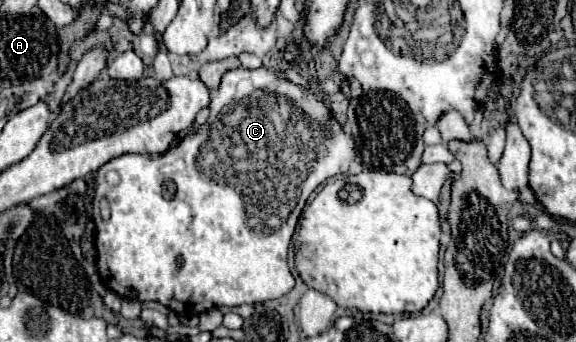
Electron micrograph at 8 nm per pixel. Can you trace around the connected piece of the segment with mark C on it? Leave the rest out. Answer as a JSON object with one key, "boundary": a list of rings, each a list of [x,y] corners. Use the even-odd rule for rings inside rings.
{"boundary":[[[243,67],[227,71],[221,79],[221,85],[213,93],[211,115],[209,115],[207,123],[201,125],[193,135],[189,133],[175,147],[170,147],[164,154],[155,155],[155,157],[151,157],[151,155],[121,155],[121,157],[115,157],[95,173],[99,185],[97,185],[97,191],[93,195],[93,219],[95,219],[95,227],[97,227],[95,247],[97,247],[99,275],[121,297],[135,299],[135,301],[157,301],[178,315],[193,315],[193,313],[185,313],[189,307],[195,309],[195,315],[198,315],[207,311],[207,309],[223,307],[223,305],[225,307],[237,307],[237,305],[243,305],[243,303],[253,305],[253,303],[263,303],[267,299],[279,299],[295,287],[295,279],[293,279],[293,275],[289,271],[289,265],[287,265],[287,251],[289,251],[291,235],[297,227],[297,221],[299,221],[299,215],[305,207],[307,197],[327,177],[345,173],[349,169],[349,163],[353,161],[353,157],[355,157],[353,137],[345,135],[343,127],[335,121],[335,117],[331,117],[331,111],[313,93],[305,91],[299,85],[289,83],[285,77],[281,77],[279,73],[273,73],[265,67],[253,69],[253,71],[243,69]],[[109,171],[119,173],[119,177],[121,177],[119,185],[111,187],[107,183],[105,175]],[[101,199],[109,201],[109,207],[111,207],[111,219],[109,221],[103,221],[101,215],[99,215],[99,201]]]}

